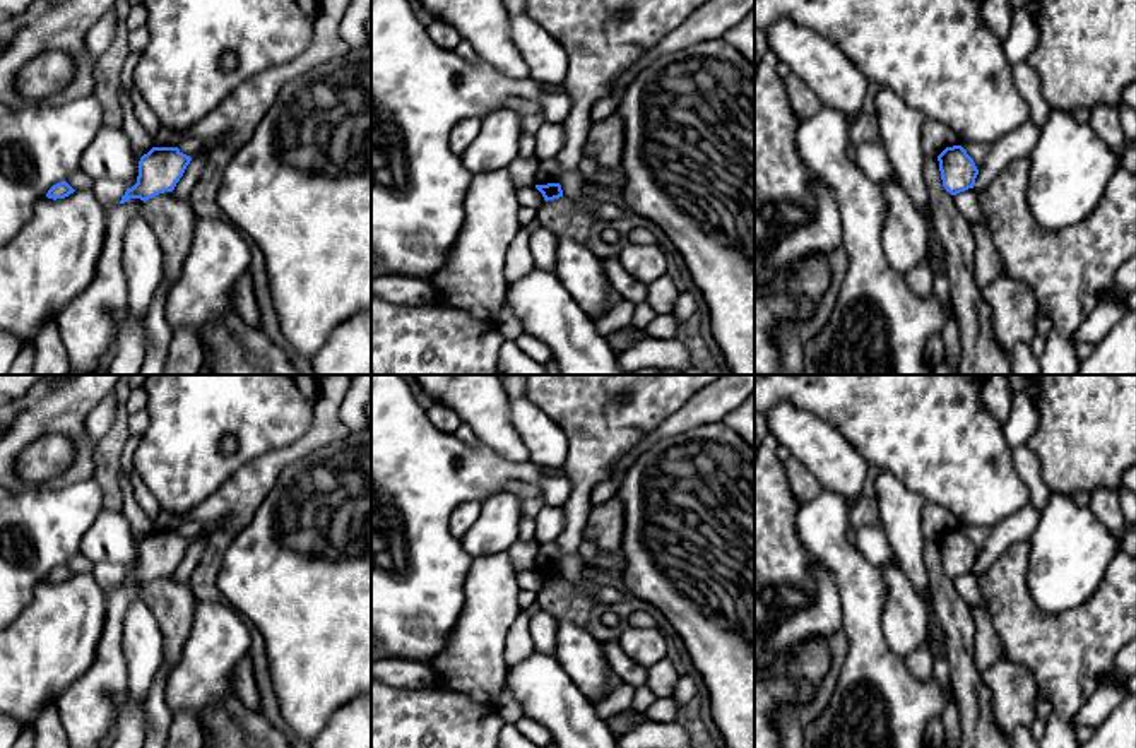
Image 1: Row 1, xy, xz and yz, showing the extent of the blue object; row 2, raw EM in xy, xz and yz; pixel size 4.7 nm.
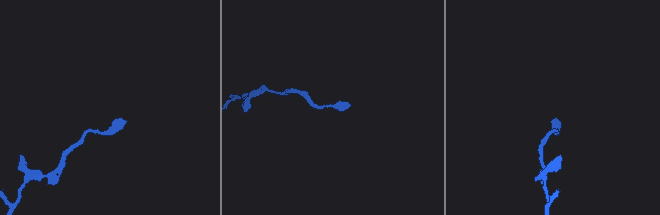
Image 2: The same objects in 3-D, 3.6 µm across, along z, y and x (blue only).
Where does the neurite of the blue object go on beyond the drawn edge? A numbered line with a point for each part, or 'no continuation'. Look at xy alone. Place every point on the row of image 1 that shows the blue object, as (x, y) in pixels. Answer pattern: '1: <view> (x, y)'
no continuation

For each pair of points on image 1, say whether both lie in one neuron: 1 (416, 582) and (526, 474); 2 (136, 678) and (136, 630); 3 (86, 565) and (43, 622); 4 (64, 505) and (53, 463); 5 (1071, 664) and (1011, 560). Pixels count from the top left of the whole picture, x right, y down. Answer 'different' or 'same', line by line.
1: same
2: same
3: different
4: different
5: same

